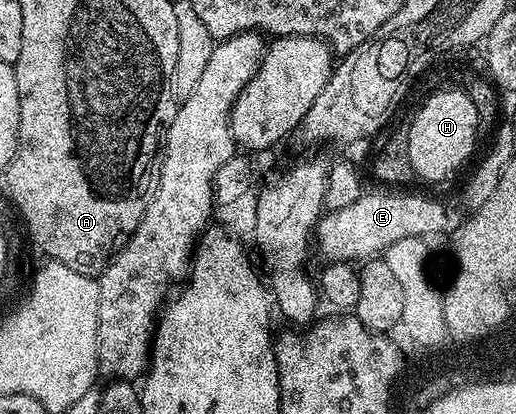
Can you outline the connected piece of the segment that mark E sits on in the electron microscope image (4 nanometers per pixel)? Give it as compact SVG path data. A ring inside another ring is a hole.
M408 191L365 192L350 207L325 212L316 223L315 240L320 245L320 253L325 262L347 261L360 263L365 259L383 254L392 243L411 237L423 238L426 233L444 233L455 230L458 217L448 213L440 201L432 197L423 197L420 193ZM448 229L448 230L447 230Z

